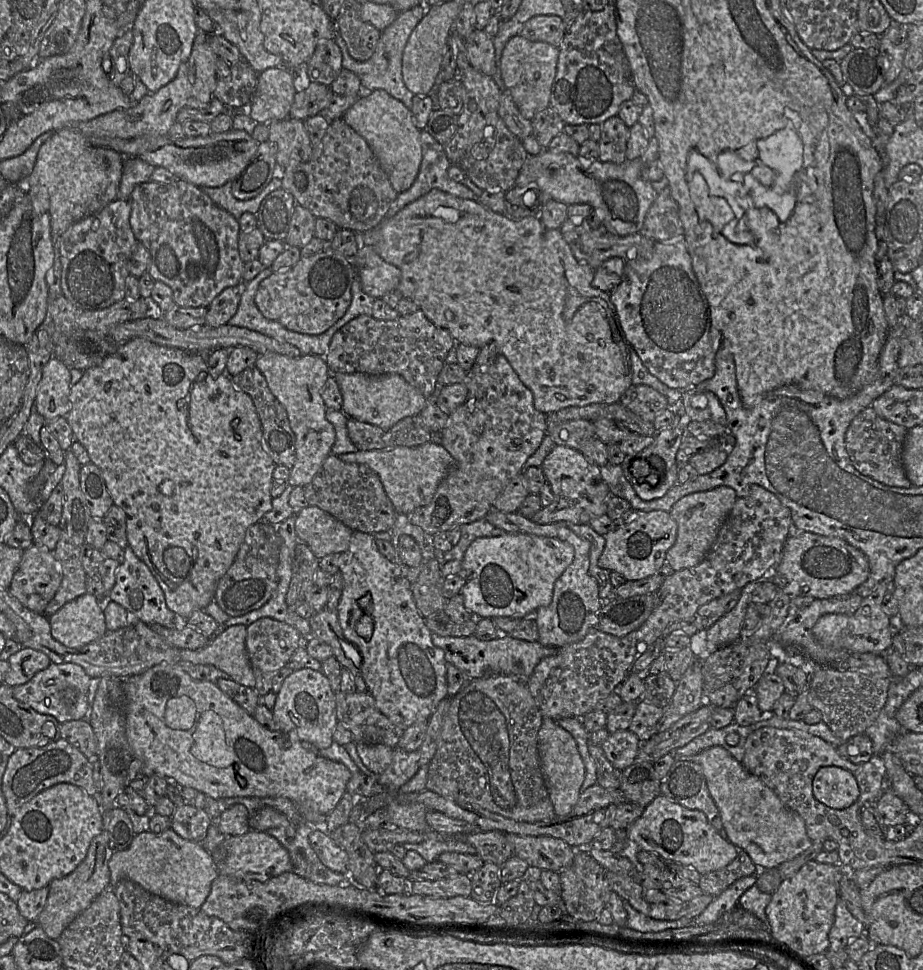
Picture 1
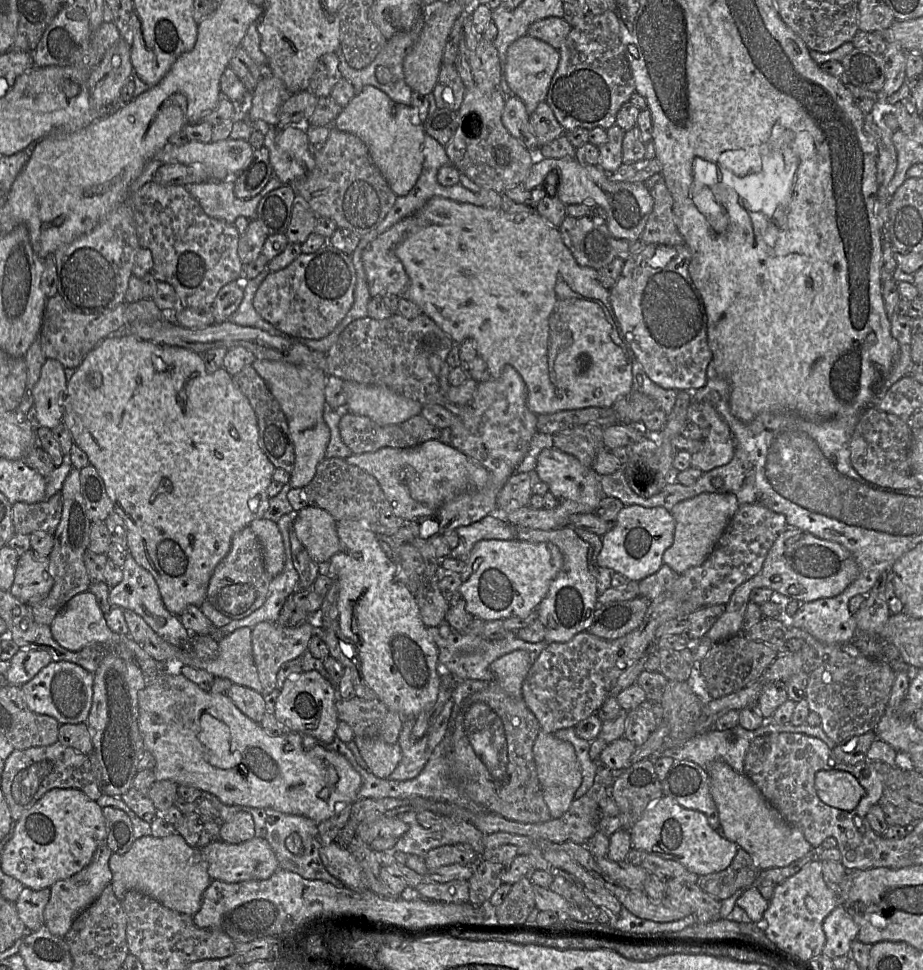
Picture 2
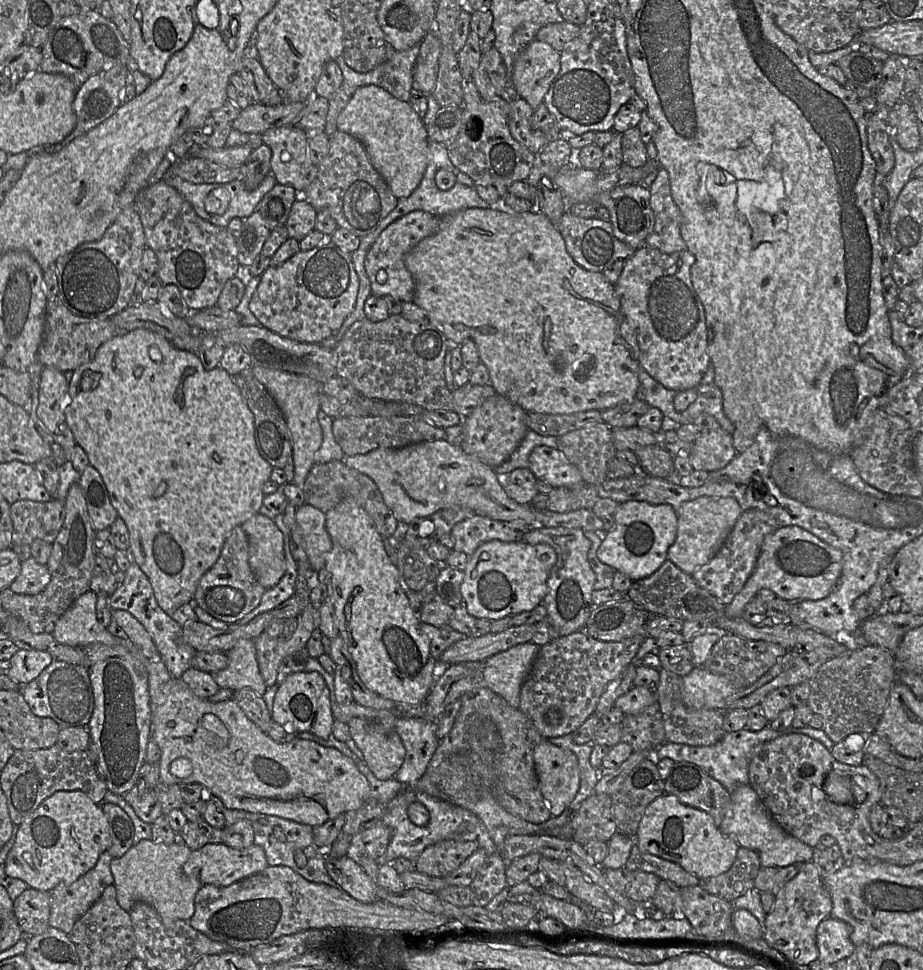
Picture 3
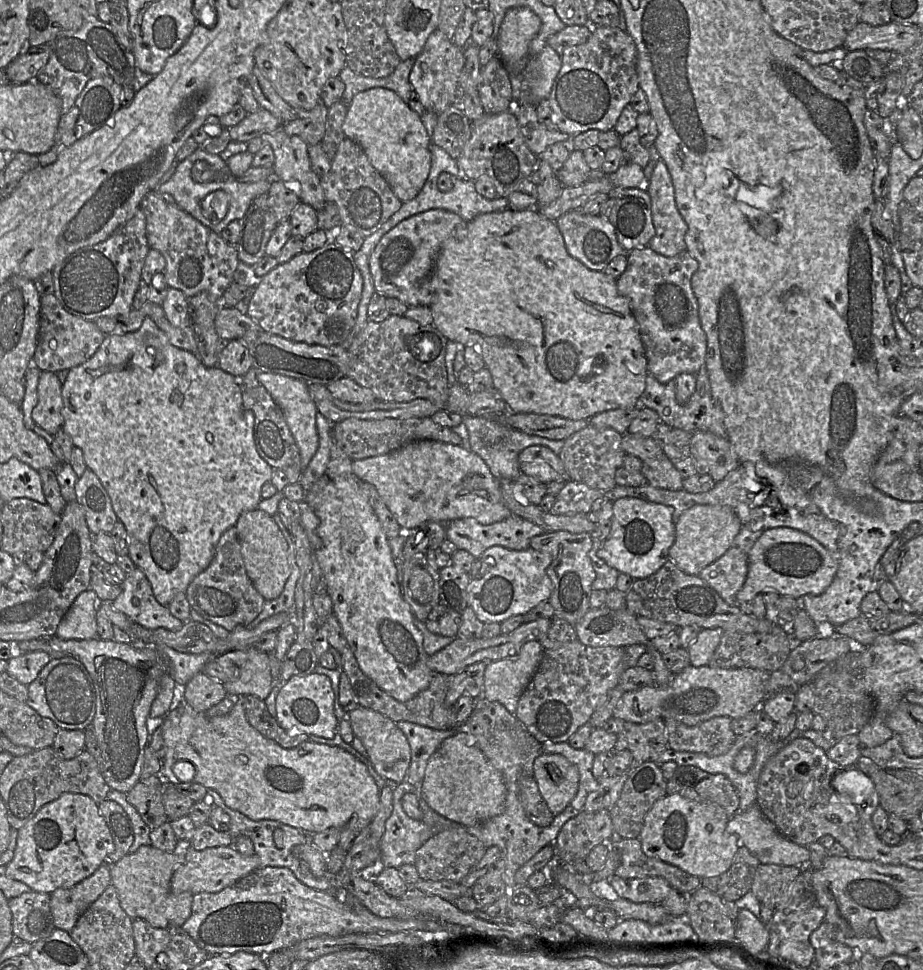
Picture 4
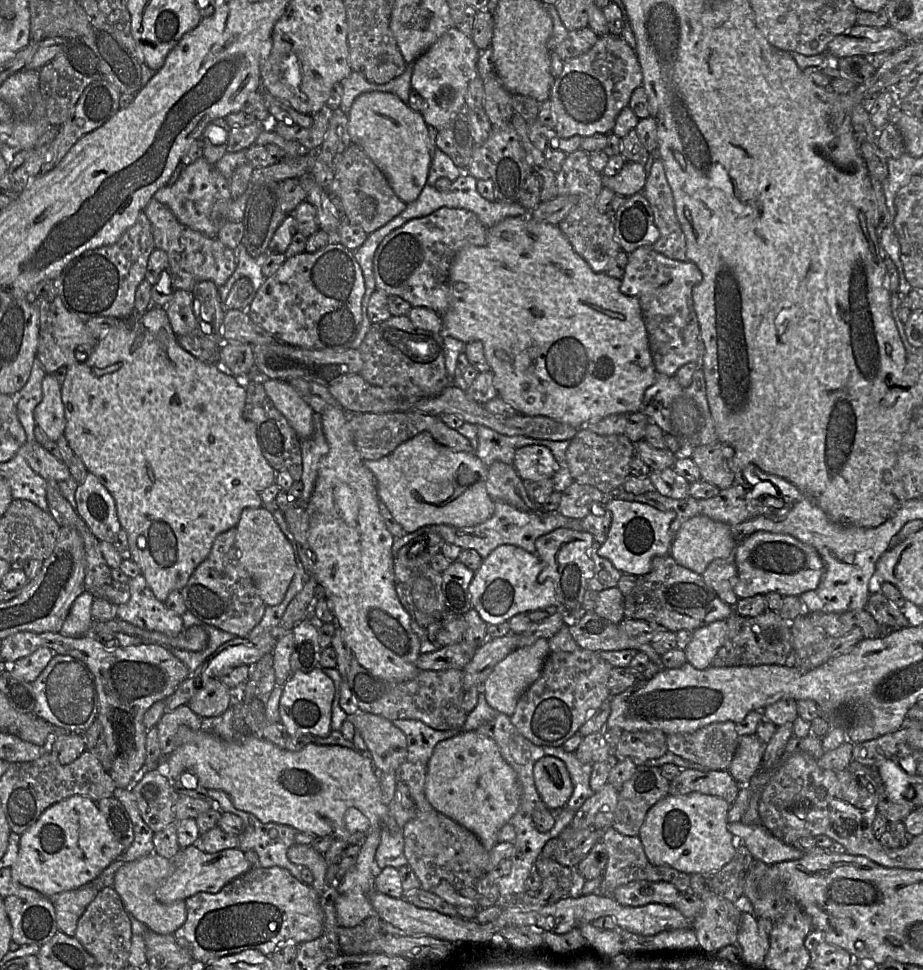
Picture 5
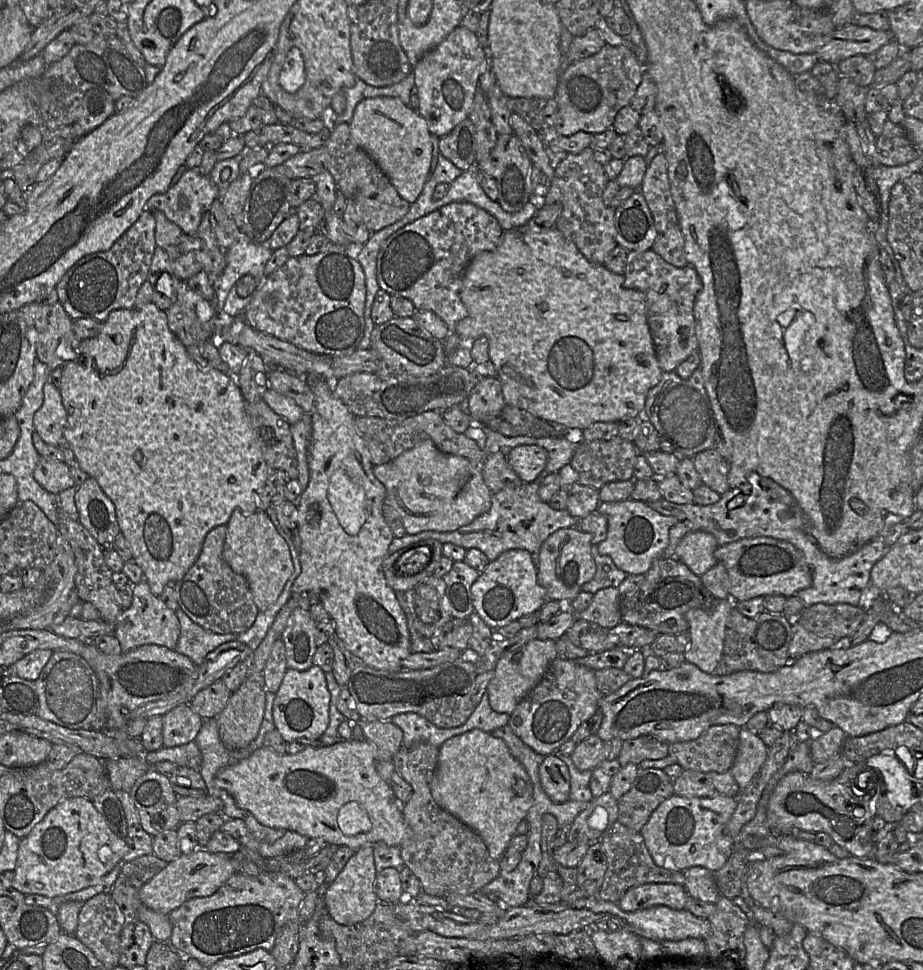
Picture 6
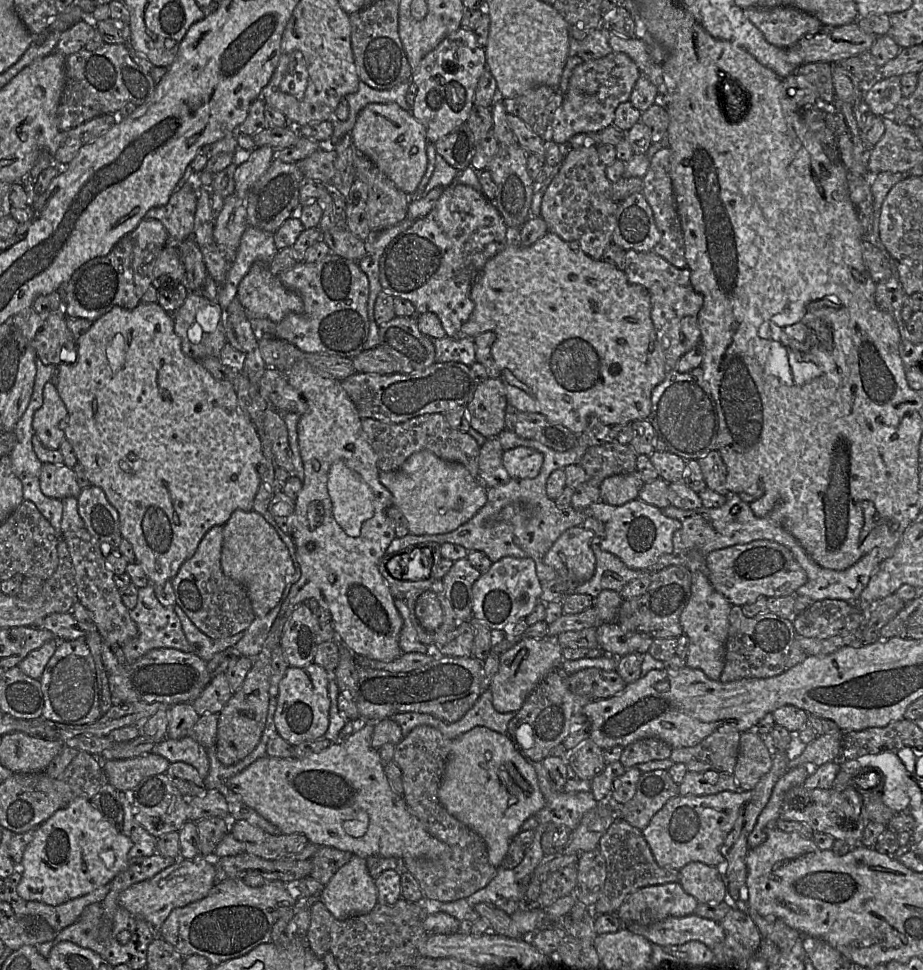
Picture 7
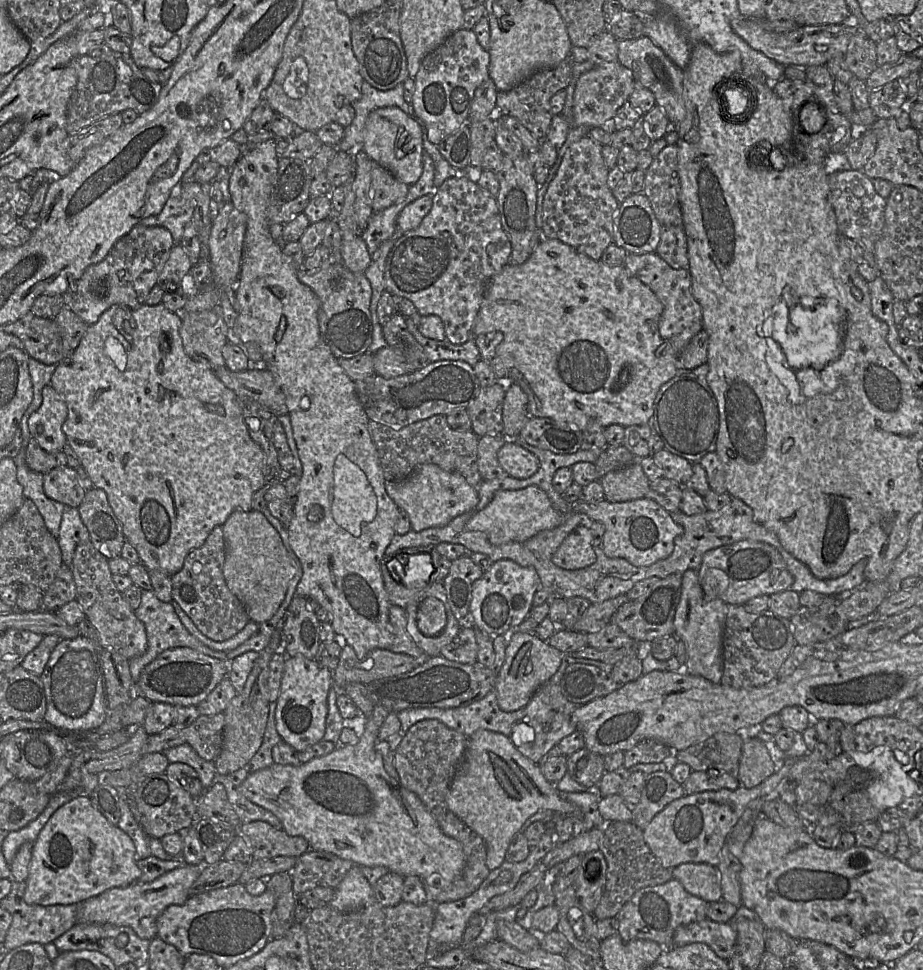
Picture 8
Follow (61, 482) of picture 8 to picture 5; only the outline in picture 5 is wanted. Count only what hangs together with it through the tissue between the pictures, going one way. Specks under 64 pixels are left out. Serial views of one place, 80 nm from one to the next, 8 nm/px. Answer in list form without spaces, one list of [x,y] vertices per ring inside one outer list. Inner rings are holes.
[[[37,442],[33,443],[27,461],[32,470],[46,481],[60,482],[71,477],[68,466],[63,461],[56,459]]]

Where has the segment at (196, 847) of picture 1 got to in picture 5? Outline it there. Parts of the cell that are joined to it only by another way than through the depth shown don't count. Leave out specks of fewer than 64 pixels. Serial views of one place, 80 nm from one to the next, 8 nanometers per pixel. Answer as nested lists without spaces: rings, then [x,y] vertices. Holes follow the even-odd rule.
[[[156,853],[125,863],[115,874],[113,888],[119,894],[125,910],[130,916],[143,923],[157,934],[173,934],[186,921],[185,900],[163,904],[156,898],[156,891],[172,874],[172,863]]]

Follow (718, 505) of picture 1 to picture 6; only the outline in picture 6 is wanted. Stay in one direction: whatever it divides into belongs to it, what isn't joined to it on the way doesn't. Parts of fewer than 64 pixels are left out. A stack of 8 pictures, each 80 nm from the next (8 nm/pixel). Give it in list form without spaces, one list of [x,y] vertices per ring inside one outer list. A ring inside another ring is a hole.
[[[708,532],[687,533],[675,549],[675,557],[686,564],[698,576],[710,570],[716,563],[714,556],[718,548],[716,538]]]

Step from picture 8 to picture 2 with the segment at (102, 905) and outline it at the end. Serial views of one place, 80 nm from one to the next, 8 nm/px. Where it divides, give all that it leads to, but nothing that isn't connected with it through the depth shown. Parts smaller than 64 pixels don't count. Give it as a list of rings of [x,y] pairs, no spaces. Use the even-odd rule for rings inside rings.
[[[254,837],[239,844],[230,844],[222,840],[209,843],[200,849],[208,862],[208,874],[213,880],[225,883],[237,883],[270,878],[280,867],[270,844],[263,838]]]

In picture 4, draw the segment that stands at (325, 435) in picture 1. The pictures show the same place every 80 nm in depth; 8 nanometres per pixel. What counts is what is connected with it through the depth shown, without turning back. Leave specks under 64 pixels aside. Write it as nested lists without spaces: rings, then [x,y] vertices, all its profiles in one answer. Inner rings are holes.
[[[260,370],[257,371],[256,377],[284,412],[289,429],[298,446],[301,466],[304,470],[319,446],[319,436],[316,425],[316,414],[318,410],[310,396],[308,384],[296,378],[281,374],[262,372]]]

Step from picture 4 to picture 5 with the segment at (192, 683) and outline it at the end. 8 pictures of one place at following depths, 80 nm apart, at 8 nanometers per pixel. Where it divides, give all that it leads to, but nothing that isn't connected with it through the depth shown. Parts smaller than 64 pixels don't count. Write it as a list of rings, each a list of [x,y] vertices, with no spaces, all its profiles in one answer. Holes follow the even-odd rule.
[[[211,678],[187,705],[201,718],[219,716],[230,706],[231,691],[217,678]]]

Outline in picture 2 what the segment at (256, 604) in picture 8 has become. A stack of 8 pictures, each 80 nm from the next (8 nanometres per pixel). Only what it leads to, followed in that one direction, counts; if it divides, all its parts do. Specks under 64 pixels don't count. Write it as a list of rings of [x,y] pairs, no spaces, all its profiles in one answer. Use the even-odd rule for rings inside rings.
[[[261,518],[253,520],[249,527],[261,543],[264,567],[273,578],[283,570],[285,565],[284,545],[277,523]]]

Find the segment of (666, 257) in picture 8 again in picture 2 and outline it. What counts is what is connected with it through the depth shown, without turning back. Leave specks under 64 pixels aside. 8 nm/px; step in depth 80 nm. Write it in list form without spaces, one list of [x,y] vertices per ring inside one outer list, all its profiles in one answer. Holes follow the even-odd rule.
[[[663,179],[651,189],[653,209],[649,215],[641,241],[644,244],[684,245],[673,211],[673,198]]]

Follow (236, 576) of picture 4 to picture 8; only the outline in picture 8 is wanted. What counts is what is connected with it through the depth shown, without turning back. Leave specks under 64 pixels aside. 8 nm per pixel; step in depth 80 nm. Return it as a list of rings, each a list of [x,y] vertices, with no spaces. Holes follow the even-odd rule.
[[[221,526],[212,529],[204,544],[192,550],[183,567],[171,576],[172,597],[190,617],[197,628],[215,641],[225,641],[250,621],[242,602],[228,588],[223,575],[225,541]]]

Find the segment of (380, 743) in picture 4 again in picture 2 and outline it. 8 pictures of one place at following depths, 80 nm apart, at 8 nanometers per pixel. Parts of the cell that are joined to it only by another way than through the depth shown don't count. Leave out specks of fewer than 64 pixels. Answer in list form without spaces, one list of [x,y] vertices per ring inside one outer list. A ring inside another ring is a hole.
[[[354,736],[359,752],[373,775],[381,779],[388,779],[399,765],[402,751],[398,743],[389,744],[378,737]]]

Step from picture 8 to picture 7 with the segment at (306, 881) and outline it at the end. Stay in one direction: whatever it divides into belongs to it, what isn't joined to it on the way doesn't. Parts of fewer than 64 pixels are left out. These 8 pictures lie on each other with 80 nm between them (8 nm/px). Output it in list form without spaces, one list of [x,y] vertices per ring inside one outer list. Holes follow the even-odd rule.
[[[319,847],[311,858],[313,869],[309,876],[325,886],[336,872],[350,861],[352,856],[351,852],[334,847]]]

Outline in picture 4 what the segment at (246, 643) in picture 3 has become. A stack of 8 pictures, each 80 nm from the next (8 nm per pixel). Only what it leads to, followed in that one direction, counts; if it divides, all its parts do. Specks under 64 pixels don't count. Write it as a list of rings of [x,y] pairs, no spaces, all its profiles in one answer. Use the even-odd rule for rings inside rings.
[[[247,647],[247,660],[240,667],[239,676],[223,683],[228,695],[254,695],[265,700],[273,688],[270,653]]]

